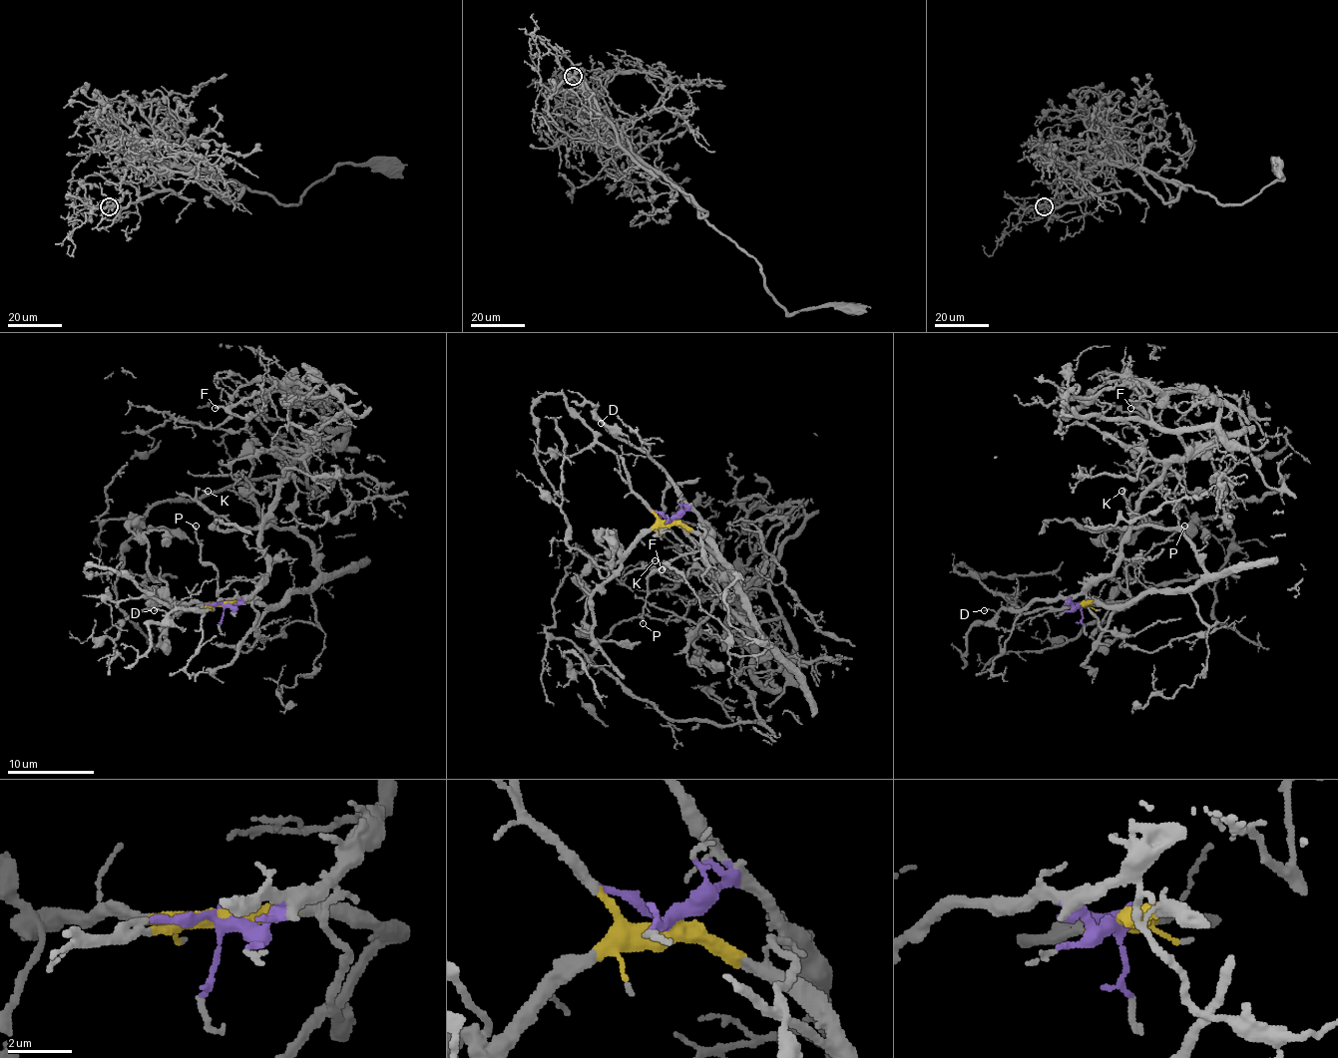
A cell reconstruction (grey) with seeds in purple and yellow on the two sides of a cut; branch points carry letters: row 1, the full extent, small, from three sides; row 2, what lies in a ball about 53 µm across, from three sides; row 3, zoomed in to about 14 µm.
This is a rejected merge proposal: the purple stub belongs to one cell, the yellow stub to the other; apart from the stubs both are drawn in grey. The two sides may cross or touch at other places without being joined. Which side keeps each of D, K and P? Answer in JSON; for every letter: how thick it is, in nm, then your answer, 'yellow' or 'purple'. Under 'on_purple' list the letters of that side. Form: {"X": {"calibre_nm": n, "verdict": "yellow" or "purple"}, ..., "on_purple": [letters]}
{"D": {"calibre_nm": 110, "verdict": "purple"}, "K": {"calibre_nm": 100, "verdict": "yellow"}, "P": {"calibre_nm": 140, "verdict": "purple"}, "on_purple": ["D", "P"]}

